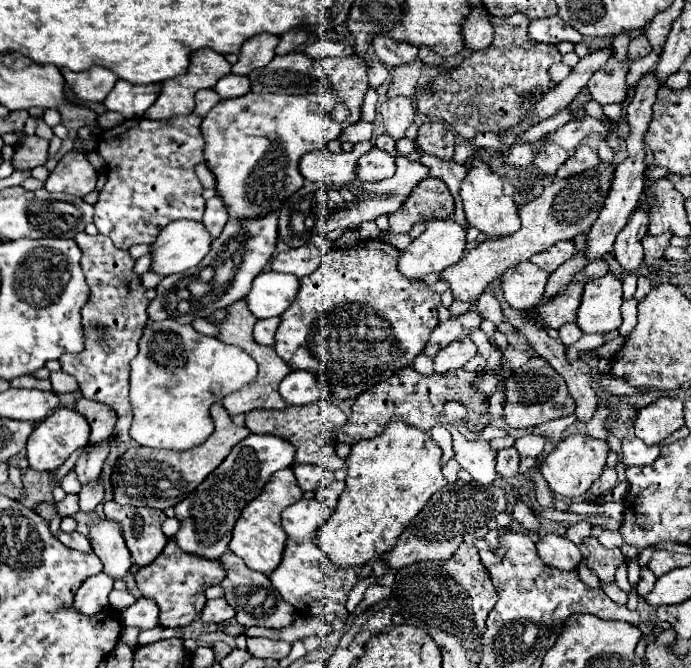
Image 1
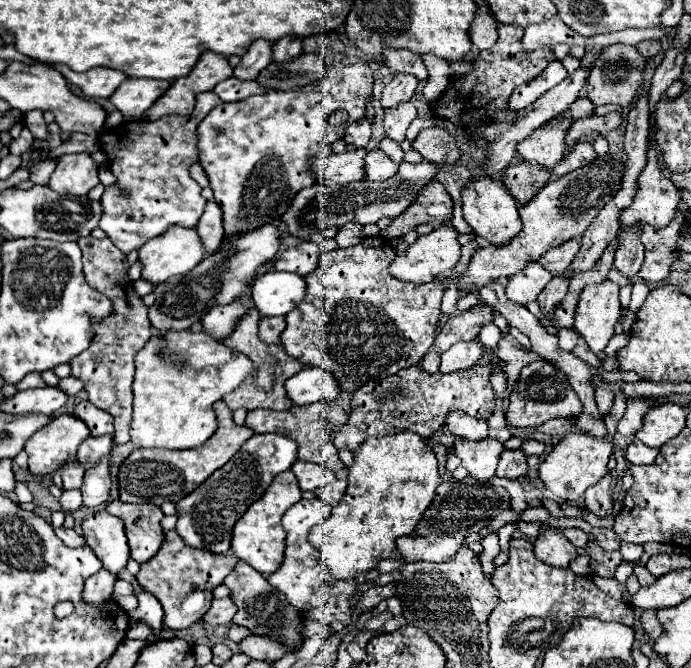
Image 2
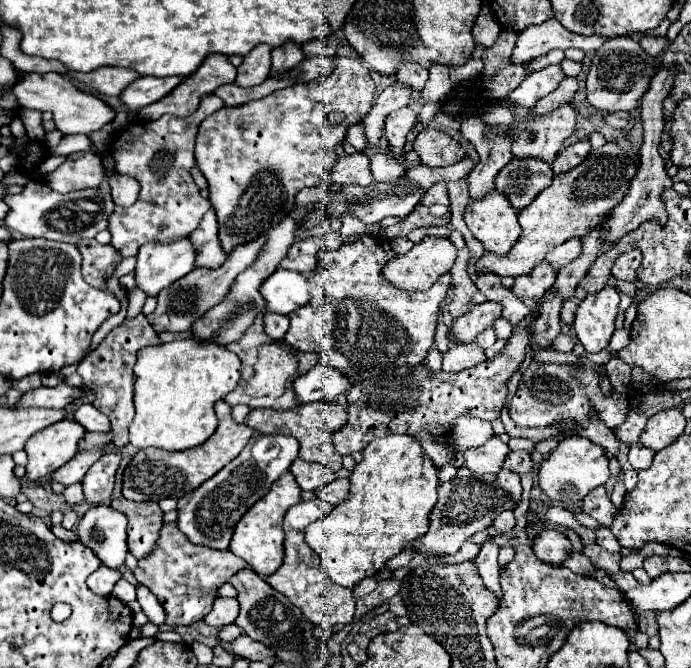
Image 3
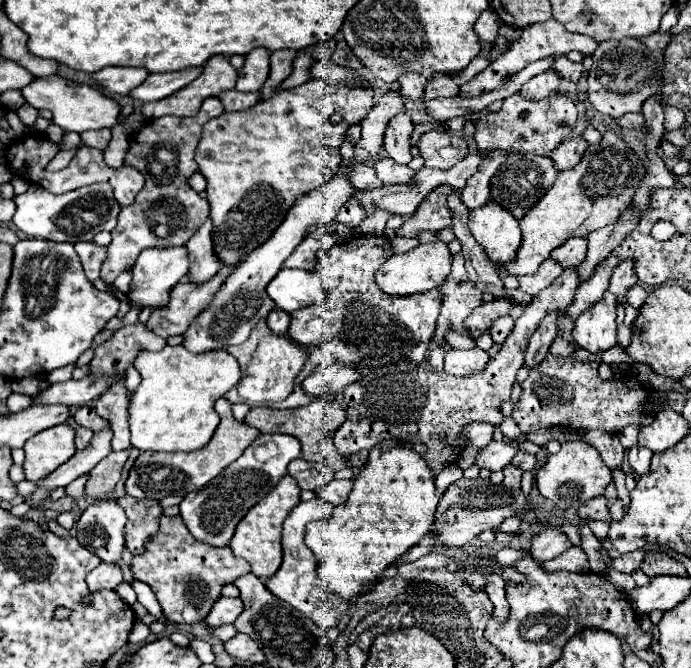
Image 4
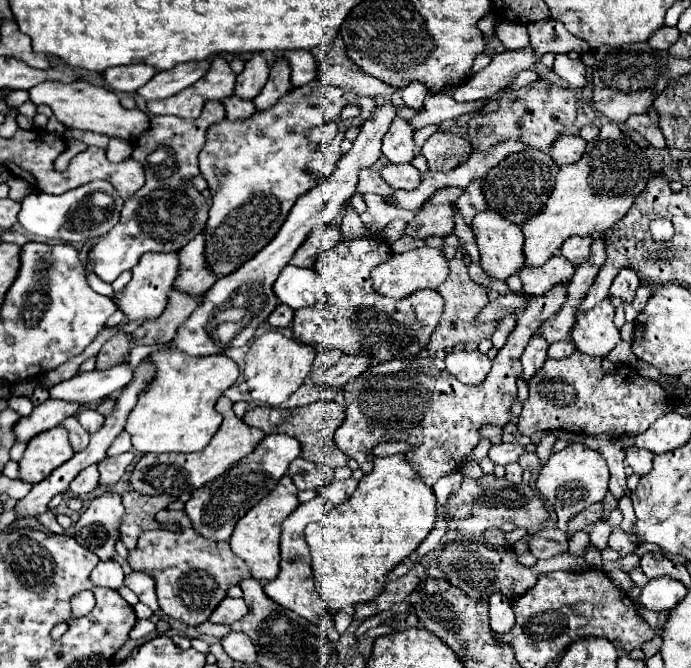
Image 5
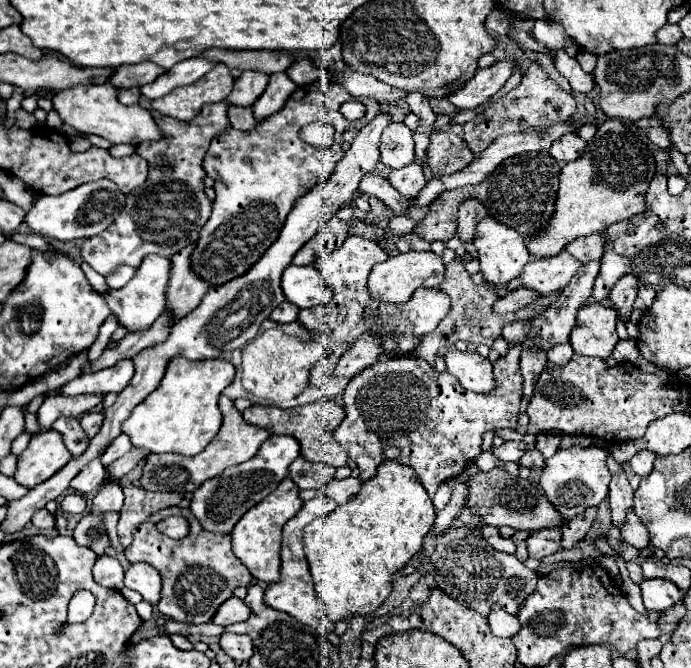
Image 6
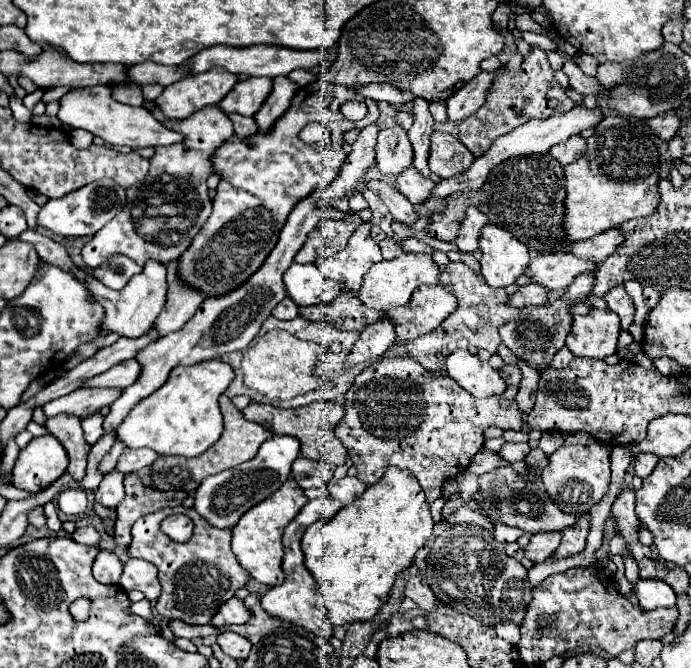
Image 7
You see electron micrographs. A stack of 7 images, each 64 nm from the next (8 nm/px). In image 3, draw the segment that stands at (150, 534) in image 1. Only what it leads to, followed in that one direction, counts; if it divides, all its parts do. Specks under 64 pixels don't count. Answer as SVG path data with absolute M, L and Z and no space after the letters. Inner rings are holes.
M116 498L110 504L114 510L124 512L128 518L128 550L136 560L148 556L160 538L164 512L156 502L132 502Z

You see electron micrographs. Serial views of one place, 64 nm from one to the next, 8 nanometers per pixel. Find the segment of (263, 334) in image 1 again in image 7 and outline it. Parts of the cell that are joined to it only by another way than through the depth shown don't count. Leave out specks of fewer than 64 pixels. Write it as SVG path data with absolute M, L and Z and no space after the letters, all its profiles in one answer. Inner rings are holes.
M286 296L274 310L272 310L272 316L276 316L278 320L292 320L298 316L298 306Z

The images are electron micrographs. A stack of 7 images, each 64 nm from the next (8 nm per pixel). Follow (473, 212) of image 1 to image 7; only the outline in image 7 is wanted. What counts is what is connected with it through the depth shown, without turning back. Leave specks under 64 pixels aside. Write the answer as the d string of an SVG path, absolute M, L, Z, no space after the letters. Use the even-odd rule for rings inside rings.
M486 224L480 236L480 272L492 288L504 288L524 274L530 254L528 248L508 230L496 224Z

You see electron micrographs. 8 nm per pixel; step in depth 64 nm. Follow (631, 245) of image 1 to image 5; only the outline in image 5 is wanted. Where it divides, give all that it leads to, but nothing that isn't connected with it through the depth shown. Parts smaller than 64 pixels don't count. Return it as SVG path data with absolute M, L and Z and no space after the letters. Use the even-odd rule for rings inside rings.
M624 268L618 272L618 276L614 278L612 286L610 286L610 296L616 296L616 298L622 298L626 302L632 302L634 298L634 290L638 288L640 280L636 276L634 270L630 268Z

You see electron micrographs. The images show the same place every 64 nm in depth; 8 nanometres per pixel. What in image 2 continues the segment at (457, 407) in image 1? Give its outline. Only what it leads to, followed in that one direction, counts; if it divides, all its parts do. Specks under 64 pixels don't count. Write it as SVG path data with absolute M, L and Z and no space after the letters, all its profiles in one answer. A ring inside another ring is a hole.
M454 410L447 415L445 425L452 434L464 436L468 440L481 440L488 435L488 424L484 419L469 416L468 414Z

